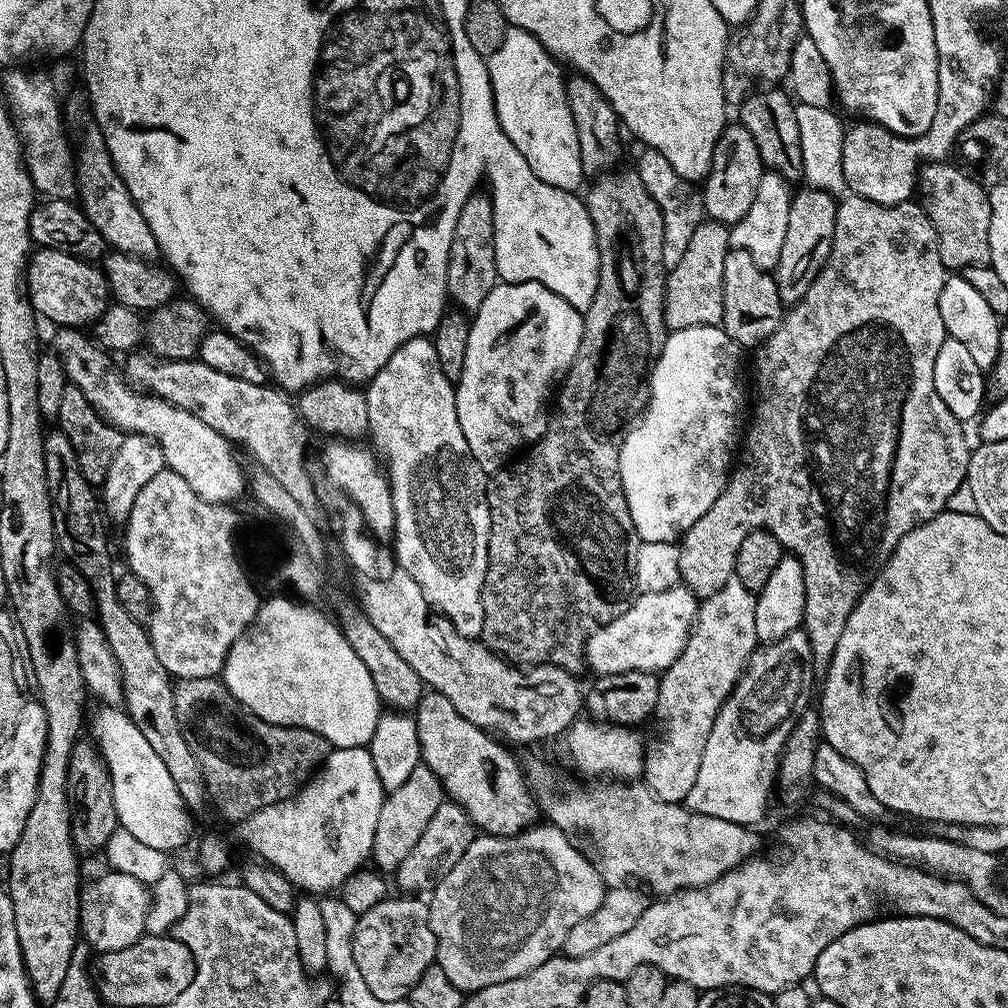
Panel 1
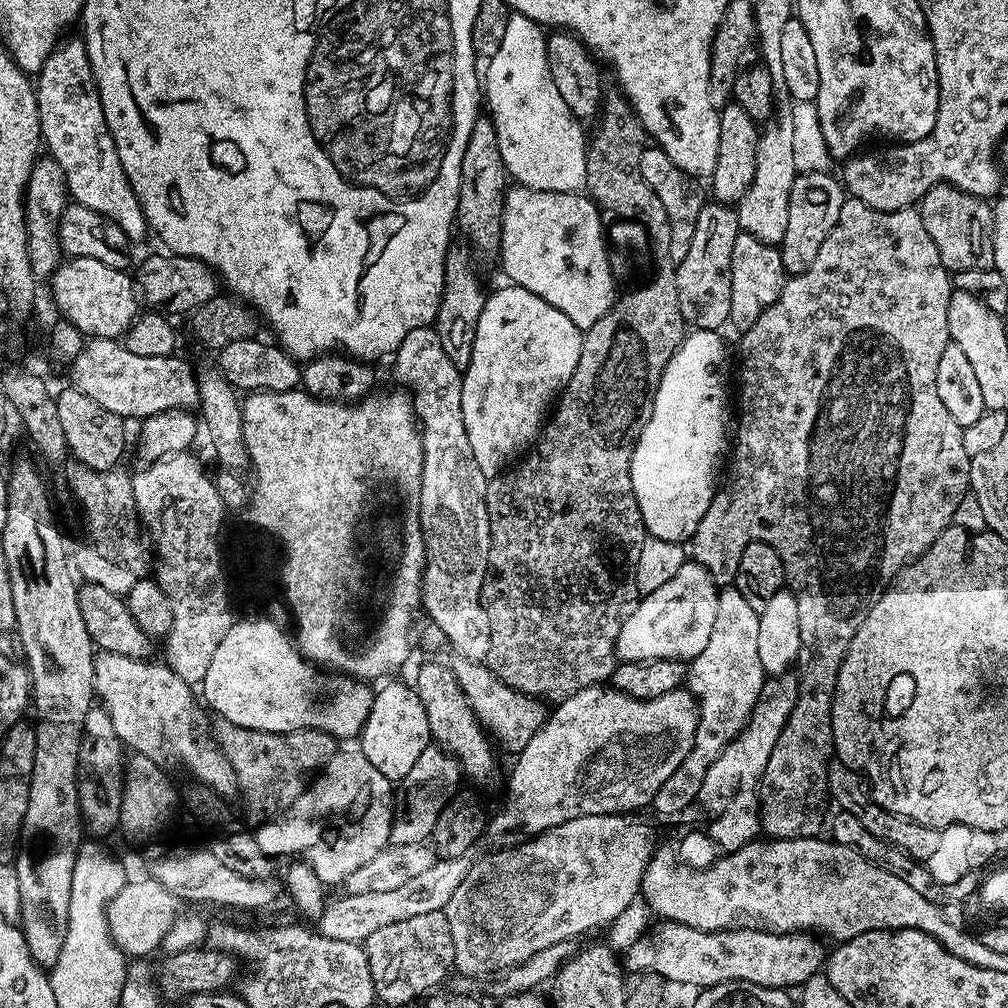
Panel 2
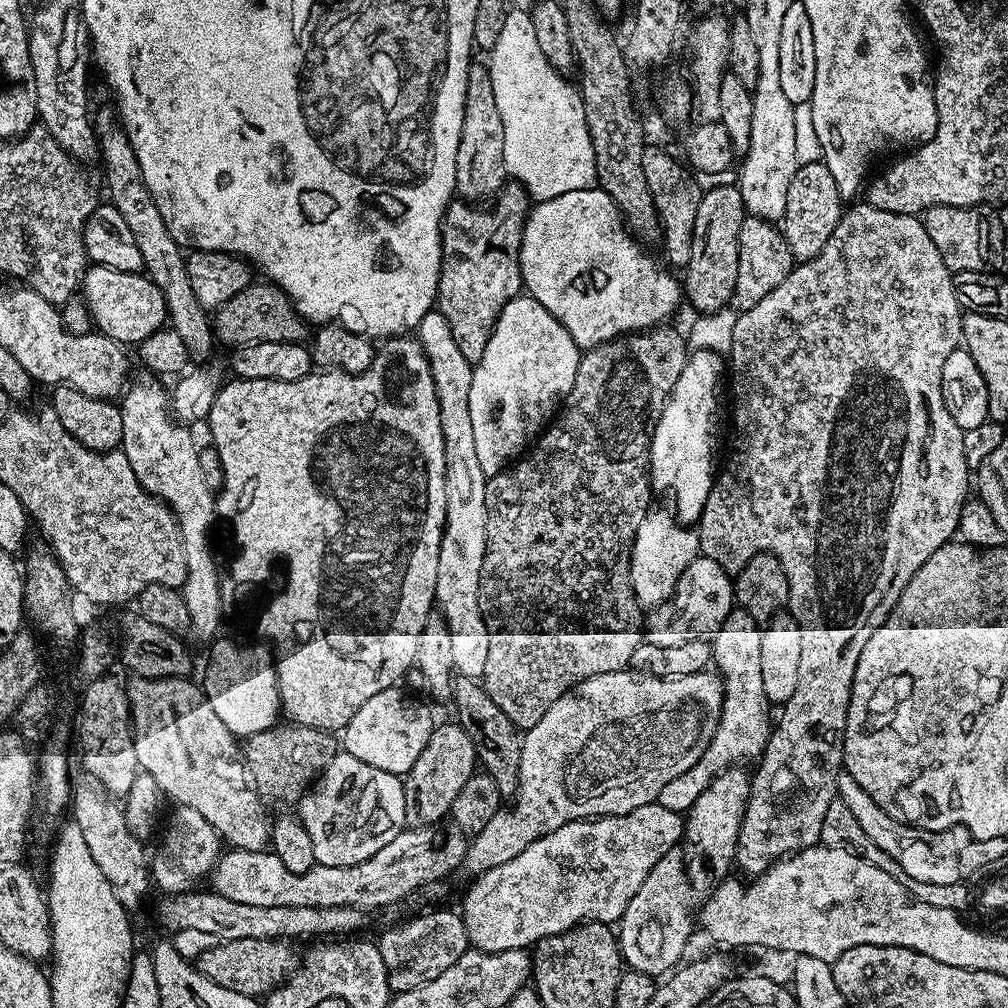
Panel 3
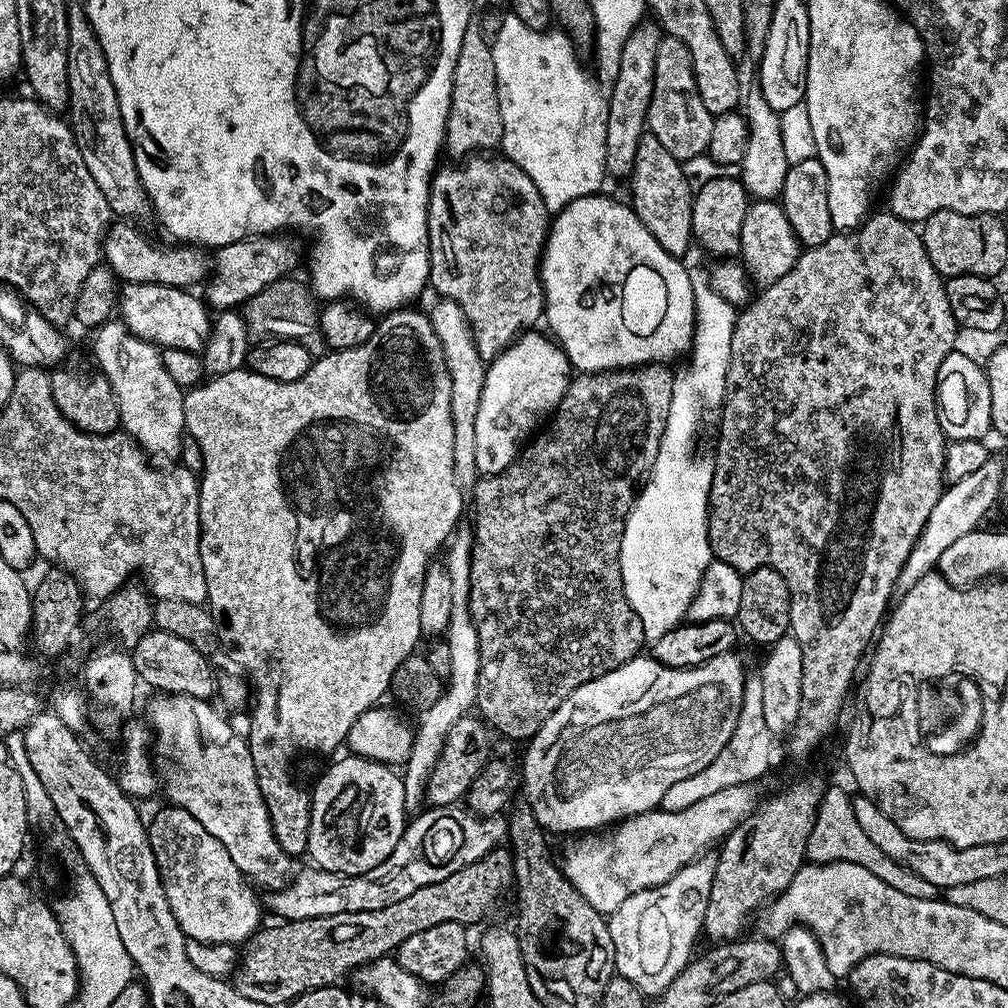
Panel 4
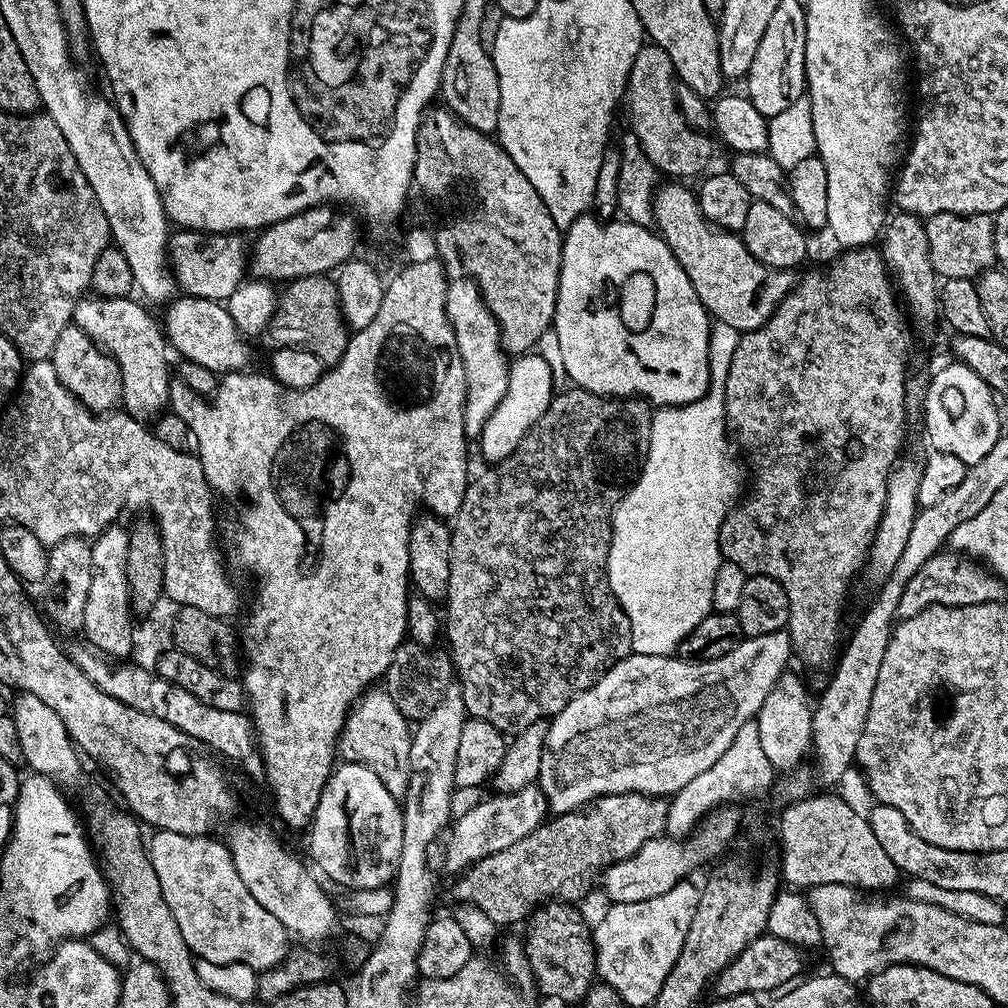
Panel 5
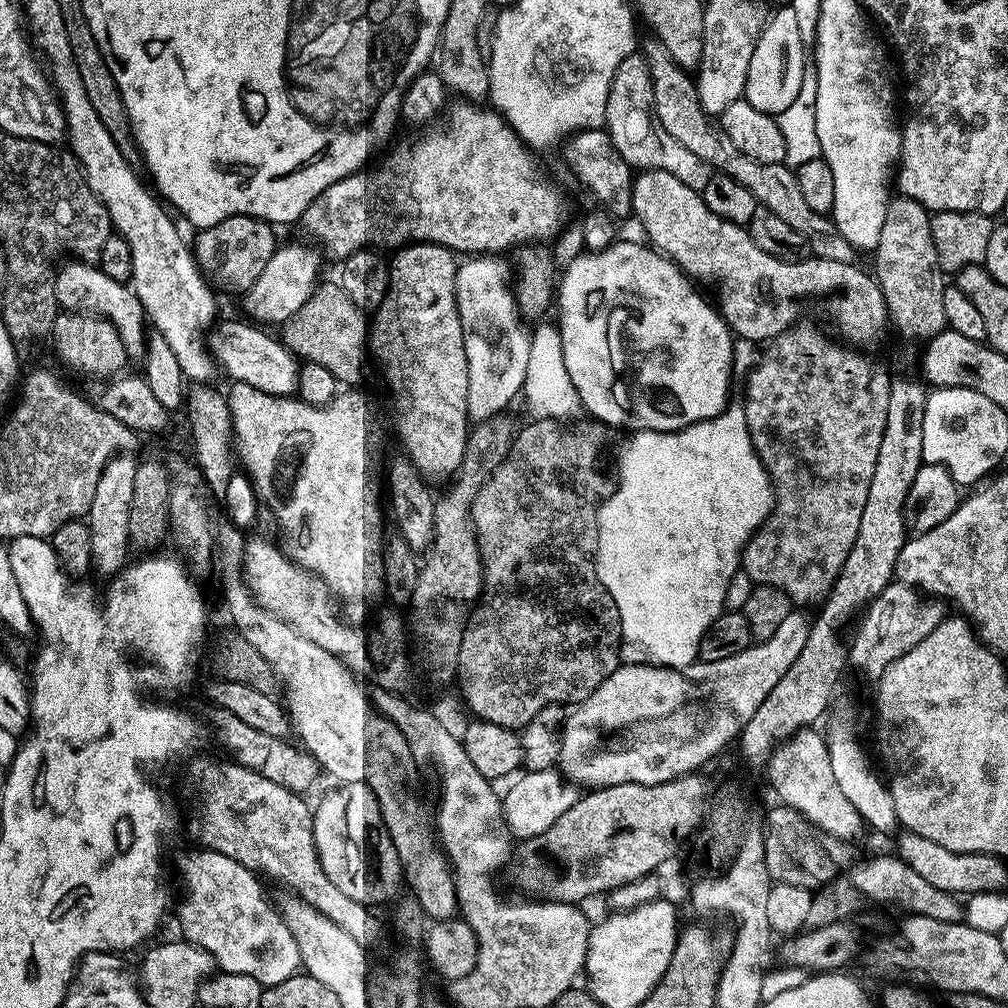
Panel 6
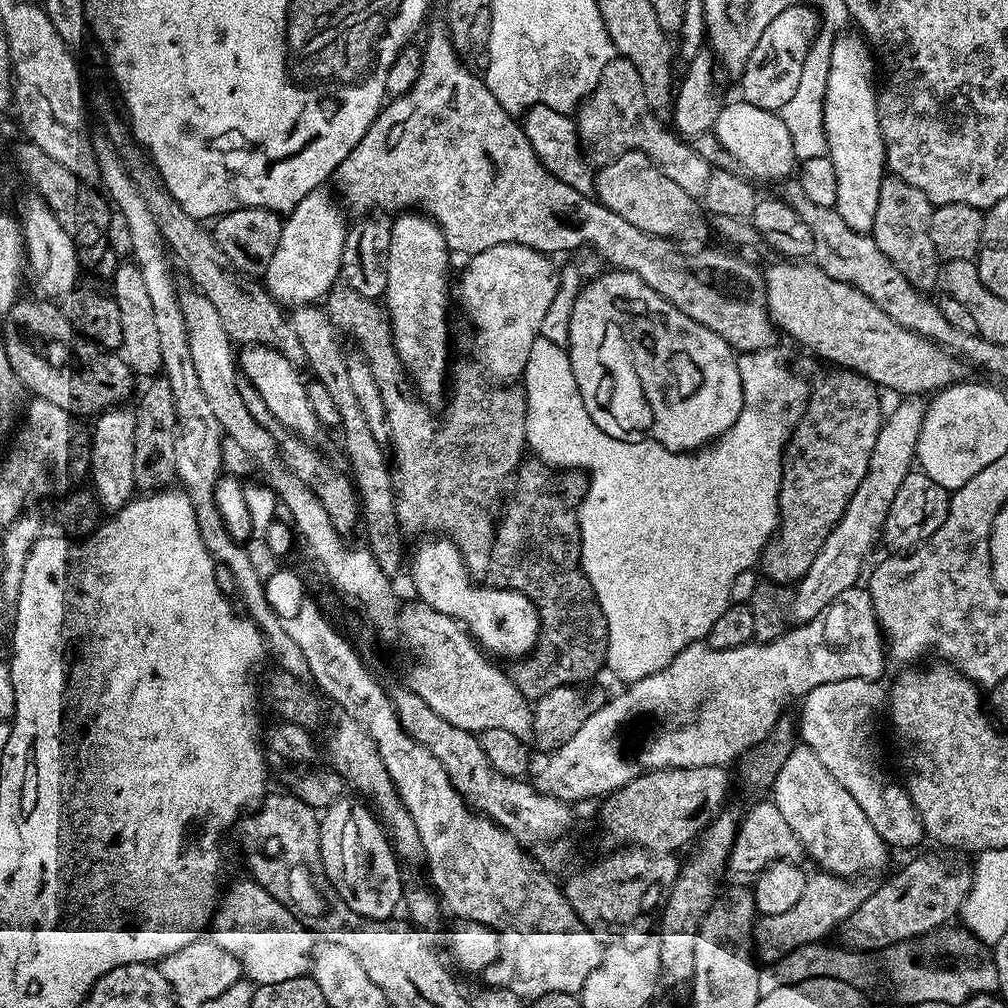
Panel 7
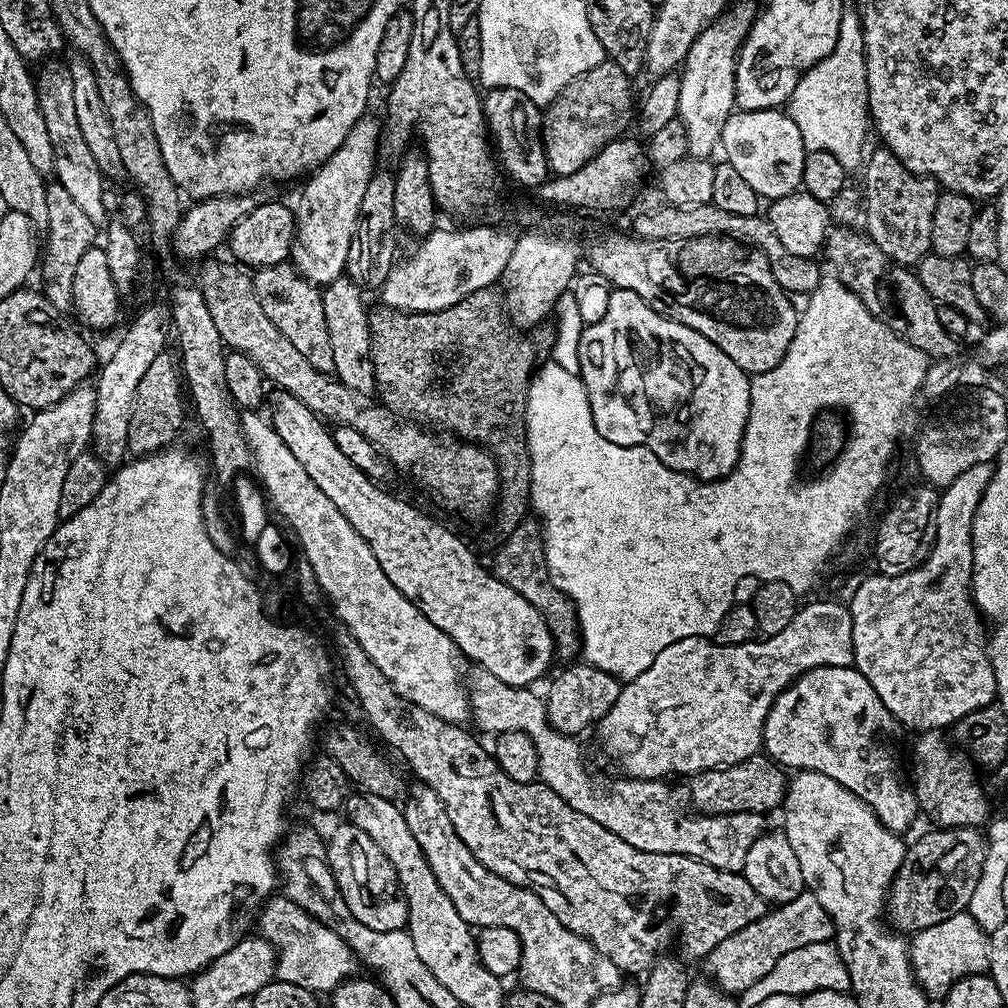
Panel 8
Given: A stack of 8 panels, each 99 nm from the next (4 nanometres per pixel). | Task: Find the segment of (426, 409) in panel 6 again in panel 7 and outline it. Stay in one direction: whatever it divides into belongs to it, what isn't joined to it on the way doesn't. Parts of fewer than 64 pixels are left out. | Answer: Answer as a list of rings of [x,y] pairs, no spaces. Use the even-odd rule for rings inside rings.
[[[404,210],[392,220],[383,299],[388,300],[386,311],[388,321],[392,323],[392,341],[398,358],[403,362],[404,371],[410,377],[415,391],[428,402],[445,395],[446,373],[450,368],[448,256],[448,244],[431,216],[416,210]]]

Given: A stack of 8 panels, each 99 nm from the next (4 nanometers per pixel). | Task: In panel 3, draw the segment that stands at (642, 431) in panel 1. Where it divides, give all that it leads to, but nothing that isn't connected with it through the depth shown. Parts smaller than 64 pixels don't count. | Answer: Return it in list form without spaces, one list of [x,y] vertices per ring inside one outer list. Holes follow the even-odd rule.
[[[696,350],[691,353],[682,370],[678,374],[678,382],[668,396],[664,408],[657,415],[654,427],[651,429],[652,449],[648,459],[648,475],[652,487],[657,493],[669,492],[676,503],[674,515],[679,523],[692,526],[697,523],[706,506],[706,498],[714,483],[714,468],[712,472],[712,451],[716,448],[716,435],[720,432],[720,375],[725,375],[726,364],[721,353]]]

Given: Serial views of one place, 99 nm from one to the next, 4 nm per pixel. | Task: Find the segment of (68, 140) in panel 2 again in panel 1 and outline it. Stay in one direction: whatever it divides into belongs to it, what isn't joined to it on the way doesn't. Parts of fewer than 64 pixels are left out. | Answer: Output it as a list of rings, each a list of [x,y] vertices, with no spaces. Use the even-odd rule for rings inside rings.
[[[87,111],[76,112],[72,116],[72,124],[80,128],[80,148],[75,149],[75,174],[78,189],[78,202],[84,209],[86,218],[102,234],[105,245],[111,246],[115,251],[125,252],[139,260],[156,262],[161,259],[158,238],[150,234],[150,226],[146,218],[142,218],[142,210],[130,198],[130,190],[126,182],[118,174],[114,162],[110,158],[110,150],[104,141],[104,135],[95,122],[90,122]]]

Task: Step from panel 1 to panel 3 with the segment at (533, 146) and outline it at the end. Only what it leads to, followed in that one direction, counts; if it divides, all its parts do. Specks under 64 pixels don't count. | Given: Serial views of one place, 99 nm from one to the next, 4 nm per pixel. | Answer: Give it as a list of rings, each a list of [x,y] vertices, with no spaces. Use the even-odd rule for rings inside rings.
[[[520,20],[503,23],[503,39],[495,43],[493,53],[500,54],[508,43],[514,51],[529,48],[536,60],[499,60],[498,55],[487,57],[490,82],[494,82],[494,102],[502,114],[502,130],[506,134],[504,157],[509,177],[523,184],[533,201],[553,200],[570,190],[586,190],[596,184],[594,146],[586,126],[586,110],[579,87],[568,81],[565,73],[554,70],[546,62],[532,38],[531,27]]]

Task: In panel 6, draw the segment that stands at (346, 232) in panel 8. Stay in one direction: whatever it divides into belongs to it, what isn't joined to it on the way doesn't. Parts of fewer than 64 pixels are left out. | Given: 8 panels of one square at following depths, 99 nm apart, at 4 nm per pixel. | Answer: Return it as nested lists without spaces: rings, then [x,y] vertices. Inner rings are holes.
[[[281,243],[270,258],[270,262],[266,262],[266,266],[262,269],[262,275],[258,278],[258,282],[254,282],[254,286],[249,288],[243,297],[243,300],[245,299],[245,310],[253,316],[249,317],[251,317],[257,325],[284,325],[290,318],[290,314],[295,314],[299,307],[302,306],[302,302],[306,302],[306,298],[310,298],[310,294],[316,291],[318,281],[321,279],[319,276],[322,256],[311,243],[303,243],[304,244]]]

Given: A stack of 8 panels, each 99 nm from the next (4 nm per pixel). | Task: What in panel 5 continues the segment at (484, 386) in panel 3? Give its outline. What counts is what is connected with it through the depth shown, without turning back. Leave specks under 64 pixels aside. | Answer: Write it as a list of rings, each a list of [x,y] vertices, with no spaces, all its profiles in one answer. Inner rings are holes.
[[[538,354],[518,356],[509,363],[504,400],[498,402],[490,418],[486,418],[486,426],[482,426],[478,437],[480,452],[488,462],[505,460],[514,454],[518,442],[522,442],[529,427],[536,423],[536,417],[546,414],[554,395],[552,383],[552,368]]]

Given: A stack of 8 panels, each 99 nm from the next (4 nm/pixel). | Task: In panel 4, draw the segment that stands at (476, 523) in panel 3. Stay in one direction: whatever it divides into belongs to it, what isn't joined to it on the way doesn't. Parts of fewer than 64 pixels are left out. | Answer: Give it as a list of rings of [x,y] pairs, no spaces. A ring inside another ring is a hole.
[[[443,298],[435,301],[437,304],[430,308],[432,317],[432,325],[434,326],[434,334],[438,334],[438,342],[442,342],[442,350],[446,358],[446,366],[450,374],[450,382],[452,383],[452,417],[454,418],[454,470],[456,478],[461,485],[475,485],[478,479],[476,471],[476,459],[474,458],[474,422],[478,419],[478,402],[482,398],[482,386],[484,385],[484,374],[486,371],[486,362],[480,357],[480,347],[476,344],[475,335],[468,323],[468,319],[464,316],[460,304],[453,300]],[[457,531],[450,541],[450,547],[447,549],[447,552],[449,552],[446,556],[446,563],[451,579],[451,589],[453,590],[453,613],[450,614],[450,622],[446,633],[451,653],[451,676],[448,679],[448,685],[444,689],[443,696],[440,696],[438,702],[434,702],[434,706],[430,706],[430,710],[426,710],[419,717],[420,729],[419,726],[415,729],[413,746],[402,768],[404,769],[404,772],[402,771],[404,811],[408,814],[416,814],[421,811],[426,800],[428,779],[442,754],[442,746],[446,742],[454,722],[458,722],[476,708],[476,691],[478,690],[478,678],[480,677],[480,647],[478,646],[478,630],[474,626],[470,606],[468,605],[470,570],[472,569],[472,537],[473,533],[471,531]]]

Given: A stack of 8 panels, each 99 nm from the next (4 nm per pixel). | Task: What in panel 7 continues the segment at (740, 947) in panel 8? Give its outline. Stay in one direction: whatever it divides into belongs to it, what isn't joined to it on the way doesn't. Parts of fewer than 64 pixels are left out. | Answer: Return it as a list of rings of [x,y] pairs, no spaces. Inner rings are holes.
[[[823,870],[813,873],[808,876],[802,898],[798,898],[795,906],[790,906],[790,910],[785,910],[783,914],[770,914],[757,919],[754,925],[754,952],[761,961],[765,960],[765,965],[775,964],[777,960],[804,944],[819,944],[828,938],[831,932],[833,935],[839,924],[850,918],[850,914],[854,914],[858,906],[862,906],[870,891],[870,884],[867,884],[867,879],[864,878],[831,876]]]

